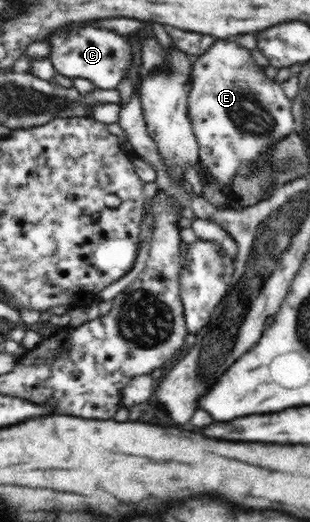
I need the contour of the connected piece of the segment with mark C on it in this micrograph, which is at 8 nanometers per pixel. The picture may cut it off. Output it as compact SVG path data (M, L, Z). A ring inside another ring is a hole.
M82 25L82 28L72 28L68 32L52 36L49 50L49 59L62 76L86 78L104 90L118 88L118 84L128 76L134 58L134 46L128 36L114 30L96 28L94 25Z

